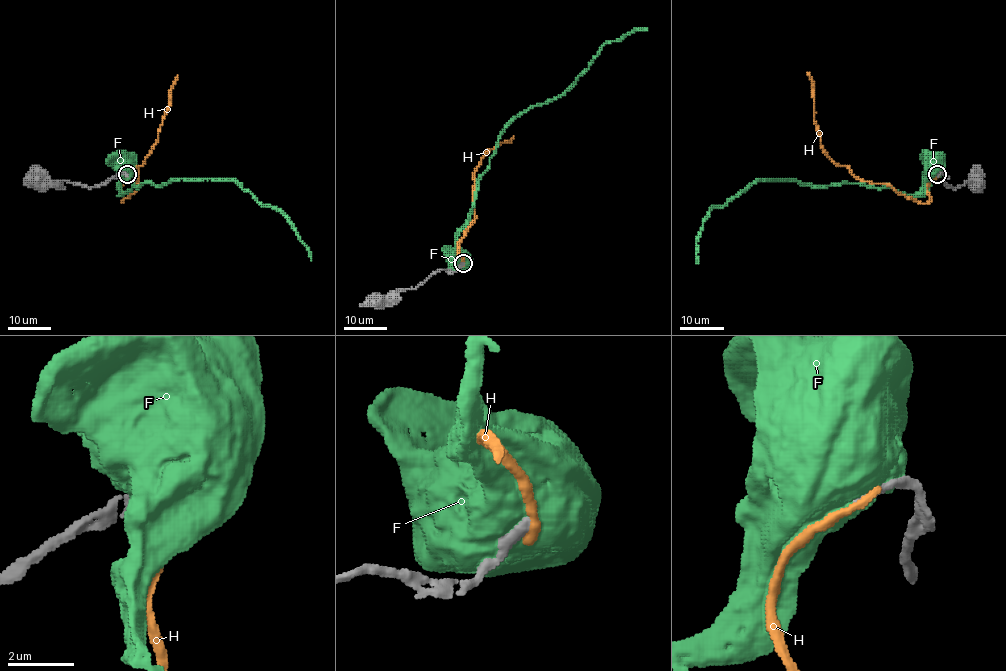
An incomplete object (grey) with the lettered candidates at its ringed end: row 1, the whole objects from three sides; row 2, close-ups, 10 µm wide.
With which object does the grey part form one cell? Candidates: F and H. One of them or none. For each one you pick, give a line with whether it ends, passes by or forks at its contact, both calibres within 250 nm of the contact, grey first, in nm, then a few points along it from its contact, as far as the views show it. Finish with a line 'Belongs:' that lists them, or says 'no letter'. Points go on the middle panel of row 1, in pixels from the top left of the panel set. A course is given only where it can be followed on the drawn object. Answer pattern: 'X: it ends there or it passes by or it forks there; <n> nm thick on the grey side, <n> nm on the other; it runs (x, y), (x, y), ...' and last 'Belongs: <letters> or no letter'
Belongs: no letter

